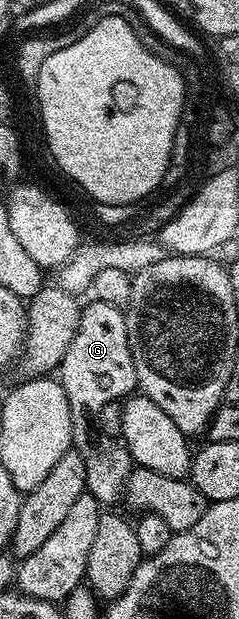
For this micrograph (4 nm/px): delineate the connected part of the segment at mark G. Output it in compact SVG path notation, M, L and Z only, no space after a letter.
M93 300L87 301L81 307L82 315L78 321L78 327L76 328L76 336L72 336L72 344L68 344L68 352L64 352L62 357L62 364L60 367L60 381L64 388L64 396L68 396L68 408L72 412L72 446L73 449L80 452L80 456L84 456L84 472L86 473L86 493L91 494L93 498L100 504L107 504L106 502L114 502L123 497L124 487L130 471L132 469L132 459L128 448L119 441L118 438L110 438L102 429L98 421L100 420L100 412L104 412L104 404L109 402L118 402L119 400L125 399L127 396L135 393L138 381L136 380L136 368L132 364L132 352L128 348L128 324L126 323L126 316L123 311L116 309L112 304L104 304L103 302L95 302Z

